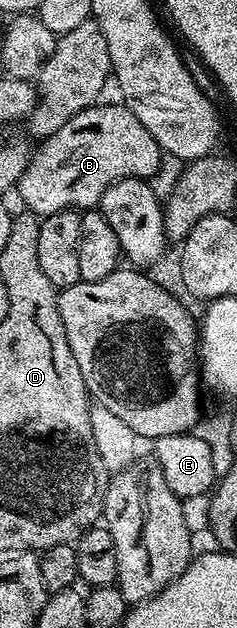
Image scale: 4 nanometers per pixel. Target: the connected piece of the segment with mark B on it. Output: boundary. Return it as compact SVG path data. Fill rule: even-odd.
M103 102L101 105L85 107L76 113L56 133L46 136L33 148L30 162L27 163L24 173L18 179L16 195L22 198L27 212L39 217L52 213L60 213L67 209L94 209L101 204L104 189L108 189L121 179L145 179L157 174L162 166L163 150L158 142L140 125L138 118L121 102Z

